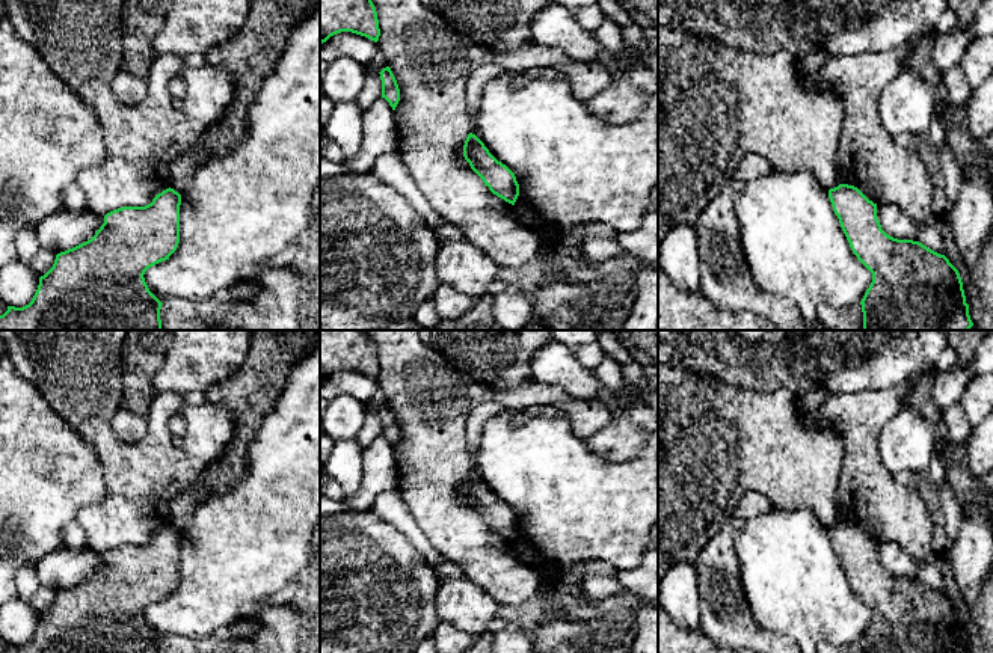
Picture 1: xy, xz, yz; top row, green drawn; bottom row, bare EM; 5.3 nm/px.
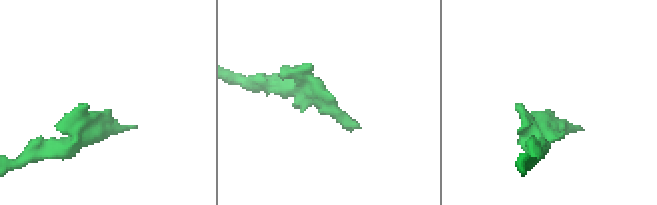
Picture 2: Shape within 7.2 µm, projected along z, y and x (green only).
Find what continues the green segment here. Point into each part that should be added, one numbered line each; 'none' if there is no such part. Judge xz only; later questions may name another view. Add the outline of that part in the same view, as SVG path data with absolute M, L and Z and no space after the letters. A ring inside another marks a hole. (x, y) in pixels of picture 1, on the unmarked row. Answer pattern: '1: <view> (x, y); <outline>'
none

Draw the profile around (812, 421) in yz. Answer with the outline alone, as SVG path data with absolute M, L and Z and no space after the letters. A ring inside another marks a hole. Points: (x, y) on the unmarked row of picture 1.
M816 412L801 416L801 421L803 421L804 427L809 430L816 430L816 431L833 430L833 431L836 431L836 428L830 422L822 421Z

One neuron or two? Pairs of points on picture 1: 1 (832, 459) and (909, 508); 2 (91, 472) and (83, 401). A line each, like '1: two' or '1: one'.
1: two
2: two

